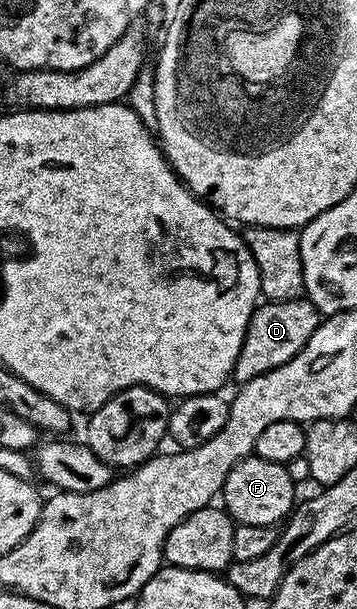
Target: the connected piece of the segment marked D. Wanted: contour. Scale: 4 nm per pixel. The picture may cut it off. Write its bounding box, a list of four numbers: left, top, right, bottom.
[232,297,324,384]

